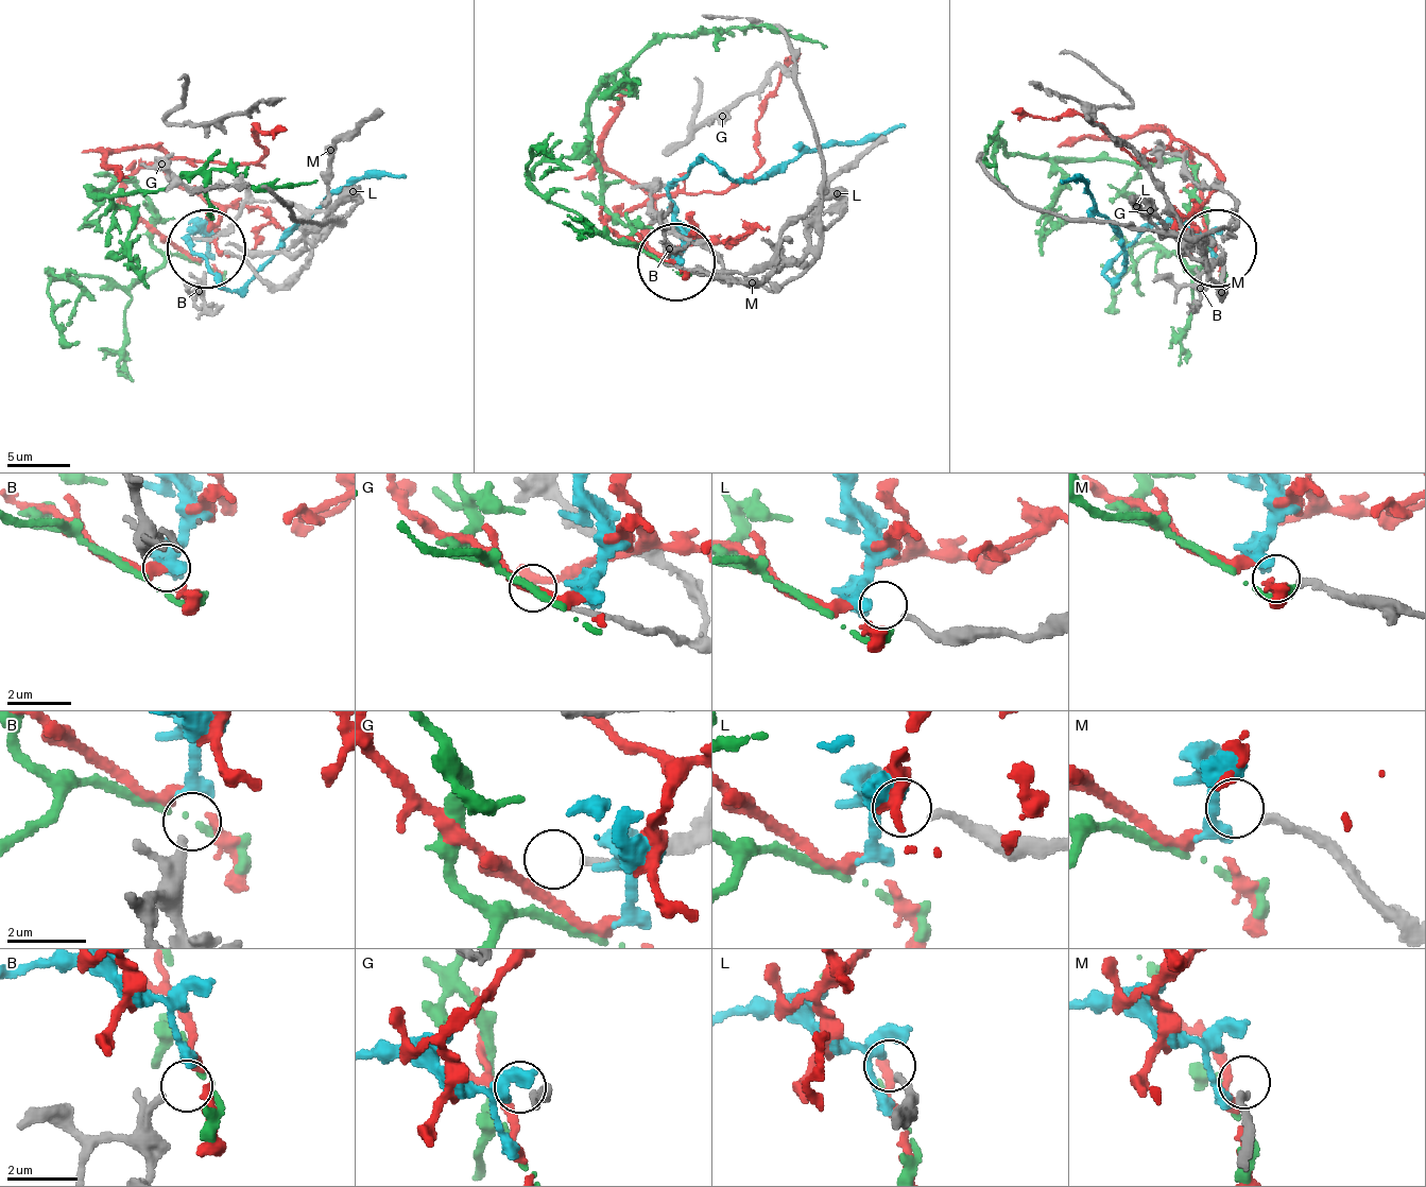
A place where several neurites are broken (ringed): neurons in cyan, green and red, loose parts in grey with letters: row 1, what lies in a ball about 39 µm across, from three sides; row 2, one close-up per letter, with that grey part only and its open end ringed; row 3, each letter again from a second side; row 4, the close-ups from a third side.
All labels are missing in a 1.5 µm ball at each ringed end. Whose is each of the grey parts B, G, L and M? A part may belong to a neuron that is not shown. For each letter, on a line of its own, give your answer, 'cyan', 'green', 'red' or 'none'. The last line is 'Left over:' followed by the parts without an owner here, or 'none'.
B: green
G: none
L: none
M: none
Left over: G, L, M

